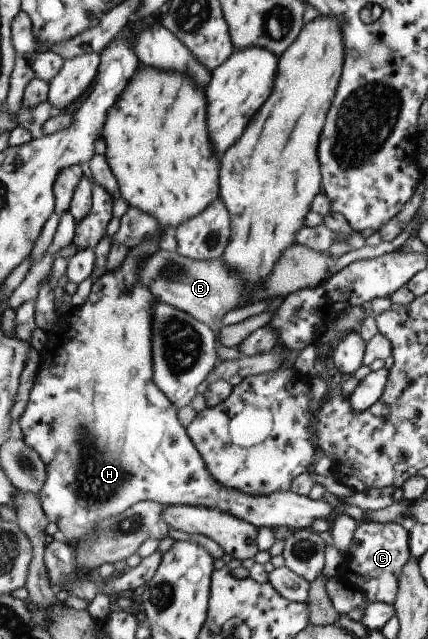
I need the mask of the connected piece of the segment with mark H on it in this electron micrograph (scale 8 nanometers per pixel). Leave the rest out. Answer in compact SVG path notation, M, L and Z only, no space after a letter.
M160 230L159 234L156 236L144 238L140 244L132 247L128 252L128 257L126 258L124 264L116 270L116 272L106 273L100 280L93 283L91 287L91 292L87 298L87 301L75 307L72 312L68 315L59 317L54 325L52 332L49 332L49 342L47 343L46 351L43 353L42 366L40 367L40 372L38 373L38 378L34 383L33 389L30 393L30 398L26 407L26 412L21 418L20 428L23 433L23 438L32 447L35 448L44 460L46 464L47 472L49 473L48 480L46 481L46 486L39 492L40 500L42 501L42 506L49 522L54 522L59 530L65 535L66 540L72 545L76 542L82 542L82 540L90 540L100 522L104 518L108 519L112 516L116 516L126 512L128 508L138 504L142 501L152 501L166 505L192 505L192 506L205 506L213 509L220 509L222 512L227 512L250 522L254 526L261 528L277 528L277 527L288 527L297 529L311 529L312 523L315 520L325 520L331 522L331 520L341 511L341 507L331 498L325 497L319 500L311 500L310 498L300 495L297 492L276 492L272 496L258 496L252 494L246 494L246 492L240 492L240 490L234 490L234 488L226 488L222 486L211 472L208 472L208 467L206 462L204 462L203 454L200 454L198 448L196 448L195 442L192 442L192 438L188 436L187 428L184 428L178 420L178 408L176 408L175 403L168 398L164 391L160 390L158 384L154 383L154 361L155 355L152 344L152 318L154 318L154 306L158 302L157 299L152 294L152 290L142 284L138 272L140 272L140 264L156 254L160 250L160 239L163 232Z

